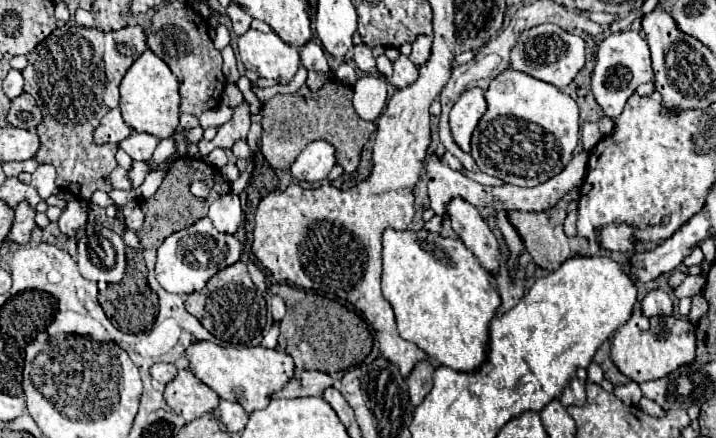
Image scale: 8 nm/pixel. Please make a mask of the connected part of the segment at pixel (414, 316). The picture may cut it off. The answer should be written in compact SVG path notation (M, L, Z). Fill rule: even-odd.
M395 230L383 232L383 276L381 288L385 300L391 304L397 320L397 330L403 340L417 344L431 360L453 370L477 370L487 356L489 322L501 304L493 286L491 274L479 264L473 252L459 238L443 238L427 230Z

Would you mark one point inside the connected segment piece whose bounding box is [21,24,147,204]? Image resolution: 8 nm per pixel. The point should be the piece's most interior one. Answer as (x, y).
(74, 75)

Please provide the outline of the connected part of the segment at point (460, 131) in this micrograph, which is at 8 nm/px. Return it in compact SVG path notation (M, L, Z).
M471 88L471 90L463 92L461 98L455 102L455 106L449 114L449 126L451 126L455 144L463 152L471 152L471 148L469 148L471 134L477 128L477 122L485 114L485 110L487 110L487 102L485 102L481 88Z

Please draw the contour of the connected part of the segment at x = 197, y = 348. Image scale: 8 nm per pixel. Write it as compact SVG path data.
M193 340L185 350L185 358L189 362L189 370L211 390L215 390L223 400L239 402L247 414L261 410L269 404L269 396L281 390L287 380L293 376L293 358L281 350L267 350L263 346L248 347L230 345L228 347Z

